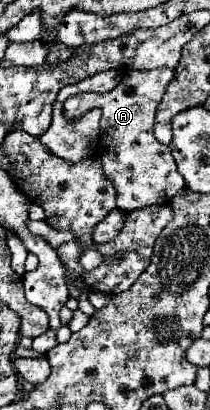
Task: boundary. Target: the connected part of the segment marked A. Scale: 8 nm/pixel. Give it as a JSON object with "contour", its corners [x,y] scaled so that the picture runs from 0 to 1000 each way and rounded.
{"contour":[[[829,168],[619,173],[514,227],[438,227],[448,251],[486,266],[467,388],[495,432],[552,461],[552,500],[581,515],[638,515],[705,500],[810,495],[810,485],[876,461],[876,437],[838,417],[838,398],[800,354],[762,354],[733,334],[733,276],[829,188]]]}

